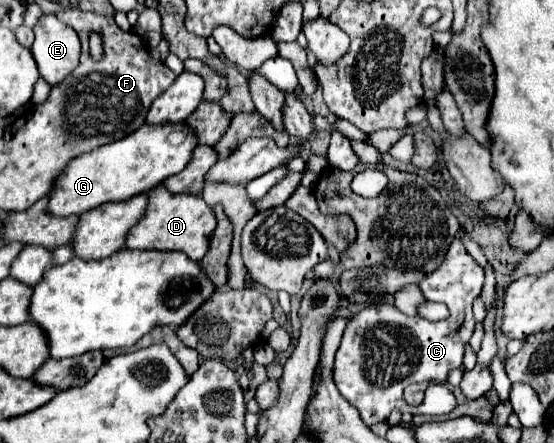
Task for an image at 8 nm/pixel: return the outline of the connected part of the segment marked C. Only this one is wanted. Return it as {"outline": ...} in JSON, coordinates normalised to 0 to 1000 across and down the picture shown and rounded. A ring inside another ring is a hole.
{"outline":[[[823,537],[809,560],[801,591],[765,623],[762,664],[780,682],[801,682],[812,700],[805,722],[776,727],[758,713],[733,713],[708,686],[661,691],[632,718],[617,777],[606,795],[603,862],[614,889],[653,930],[653,948],[671,962],[700,948],[711,921],[729,926],[729,876],[747,862],[805,862],[812,835],[830,831],[841,777],[856,749],[852,686],[866,668],[874,641],[874,605],[841,569]],[[675,858],[675,867],[668,862]],[[657,876],[657,885],[653,885]]]}

